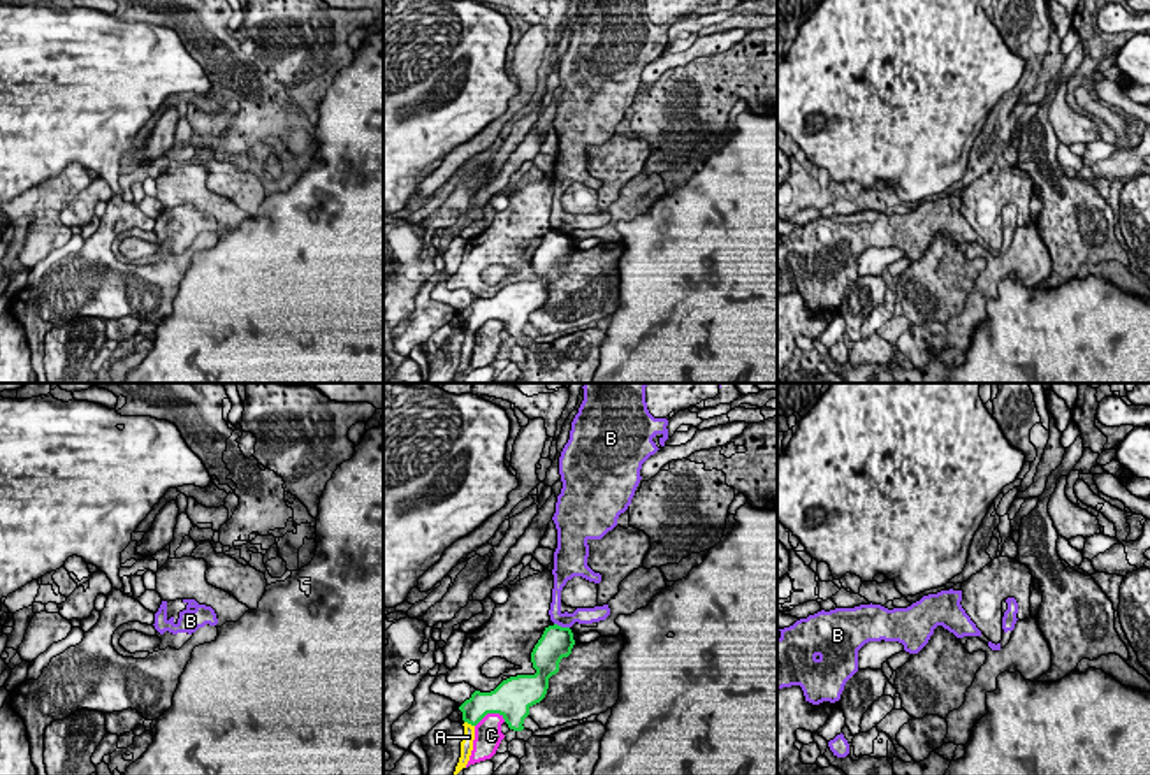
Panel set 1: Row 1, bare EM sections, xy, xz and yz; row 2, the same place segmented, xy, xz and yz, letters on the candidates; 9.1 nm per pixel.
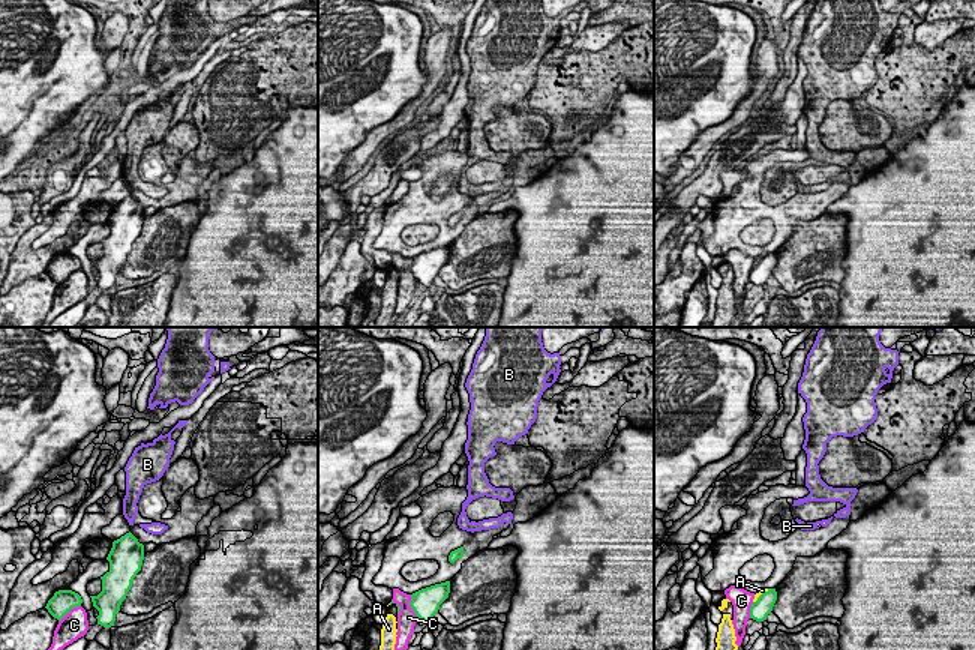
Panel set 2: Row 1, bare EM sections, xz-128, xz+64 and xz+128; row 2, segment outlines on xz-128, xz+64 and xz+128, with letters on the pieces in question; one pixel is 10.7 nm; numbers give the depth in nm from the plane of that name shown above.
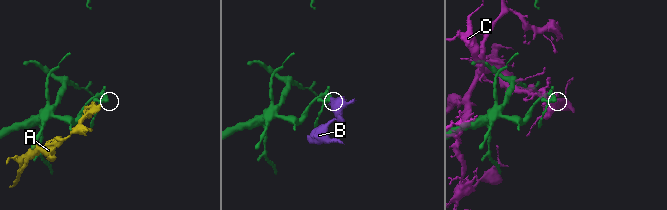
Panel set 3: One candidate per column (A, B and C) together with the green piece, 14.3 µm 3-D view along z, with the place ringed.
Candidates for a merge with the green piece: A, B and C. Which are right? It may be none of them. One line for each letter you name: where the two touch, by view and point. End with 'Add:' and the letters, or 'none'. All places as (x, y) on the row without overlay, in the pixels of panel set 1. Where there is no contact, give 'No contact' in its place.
Add: none

